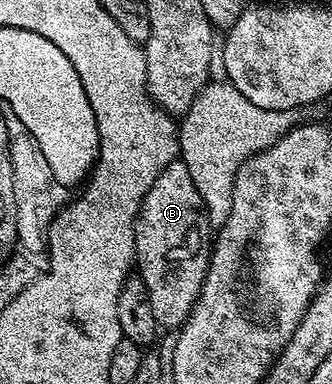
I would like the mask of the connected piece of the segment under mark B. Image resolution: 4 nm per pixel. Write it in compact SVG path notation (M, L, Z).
M179 159L171 161L162 175L154 179L154 187L146 191L140 204L140 214L136 216L135 264L138 275L146 283L146 291L150 291L150 308L154 310L157 326L164 328L165 325L168 331L172 331L172 328L175 330L188 320L208 274L209 256L208 209L202 203L202 195L198 195L198 187L194 187L194 179L190 179L190 171L186 171L186 163Z

